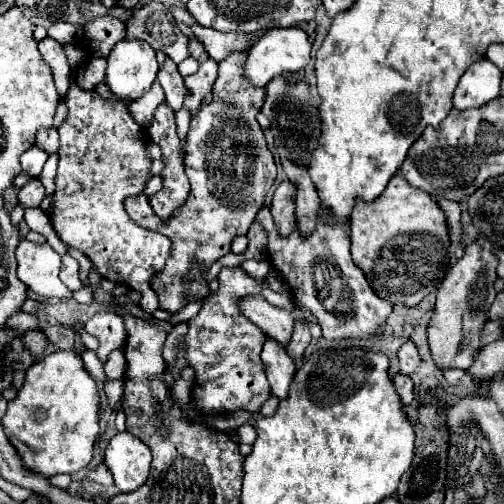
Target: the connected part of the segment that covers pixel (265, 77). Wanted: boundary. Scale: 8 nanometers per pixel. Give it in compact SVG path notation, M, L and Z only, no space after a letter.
M272 28L252 48L246 62L246 76L254 86L266 86L274 76L282 72L298 72L310 60L310 38L302 28Z

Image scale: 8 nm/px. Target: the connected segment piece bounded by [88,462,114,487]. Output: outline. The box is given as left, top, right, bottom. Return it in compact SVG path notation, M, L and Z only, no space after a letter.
M101 462L95 470L91 471L88 478L91 481L99 483L105 487L109 487L114 484L113 476L104 462Z

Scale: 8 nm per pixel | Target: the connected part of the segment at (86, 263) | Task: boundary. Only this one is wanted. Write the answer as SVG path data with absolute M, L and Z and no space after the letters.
M70 248L70 250L68 250L68 254L70 254L70 256L76 256L76 260L80 262L80 280L82 280L82 284L84 284L84 286L88 286L88 274L90 274L92 262L90 262L90 260L80 252L80 250Z

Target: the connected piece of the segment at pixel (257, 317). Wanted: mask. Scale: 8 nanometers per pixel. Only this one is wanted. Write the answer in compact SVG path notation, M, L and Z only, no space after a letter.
M262 296L244 298L240 302L240 310L248 320L252 320L256 326L260 326L268 338L276 340L284 348L288 346L288 342L292 338L292 330L294 330L294 318L292 318L290 310L272 306Z

